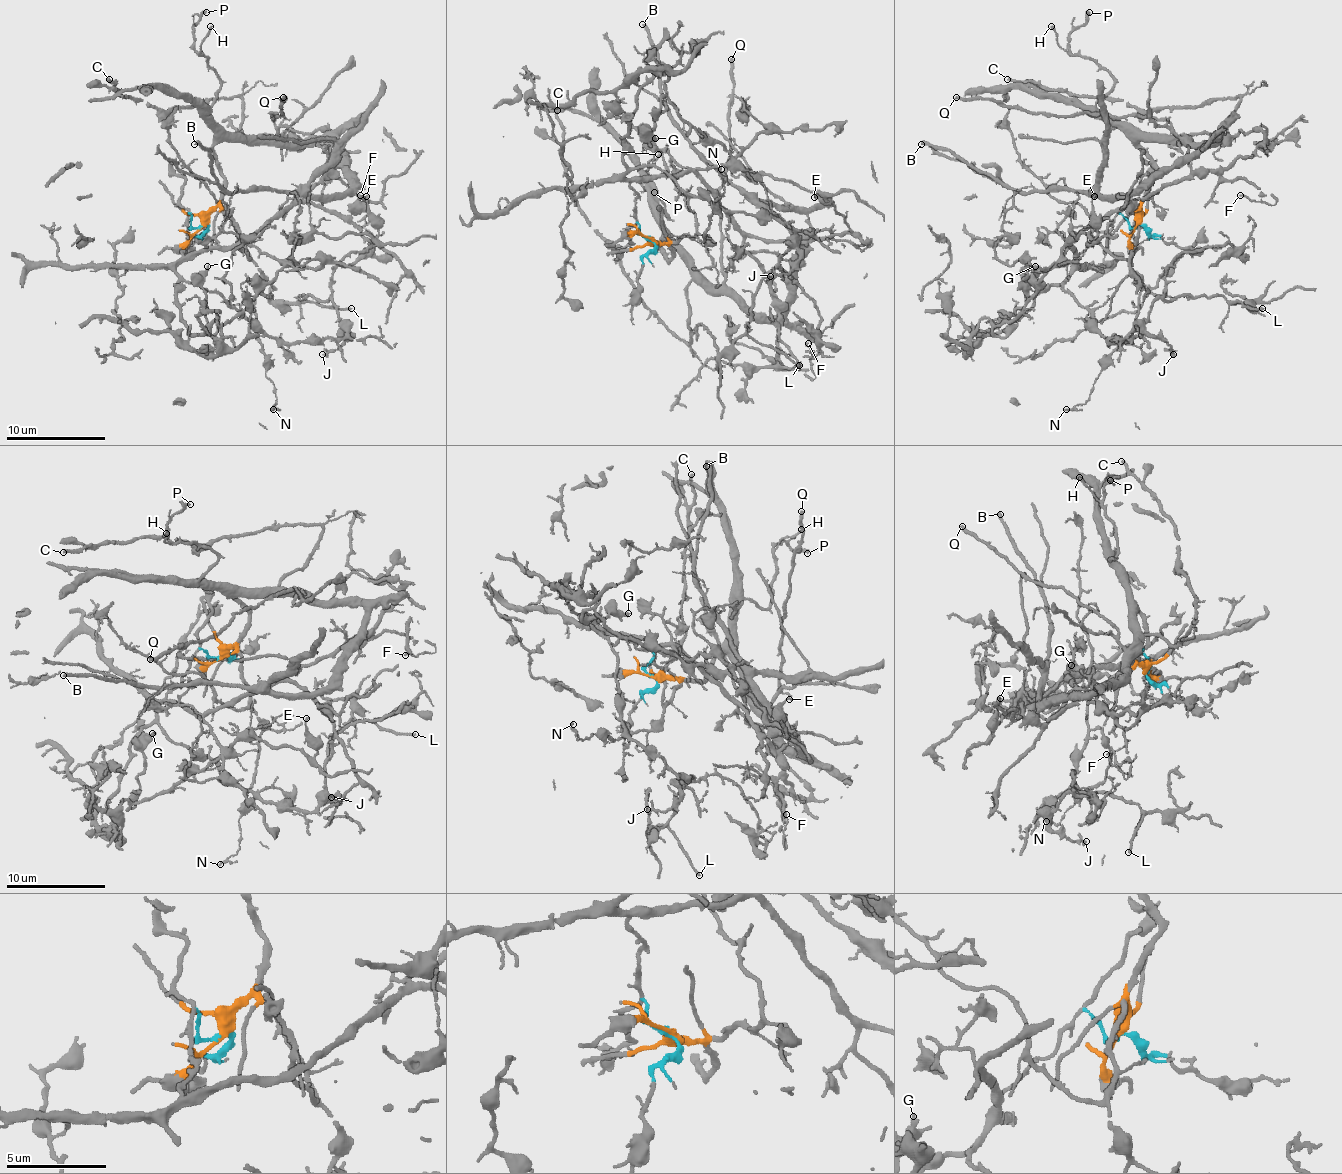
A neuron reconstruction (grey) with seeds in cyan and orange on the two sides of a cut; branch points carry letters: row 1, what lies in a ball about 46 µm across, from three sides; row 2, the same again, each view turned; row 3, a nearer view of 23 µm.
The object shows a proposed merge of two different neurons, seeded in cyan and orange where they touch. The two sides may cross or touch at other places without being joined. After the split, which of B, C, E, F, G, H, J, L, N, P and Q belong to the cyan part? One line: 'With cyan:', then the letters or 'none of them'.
With cyan: E, F, G, J, L

